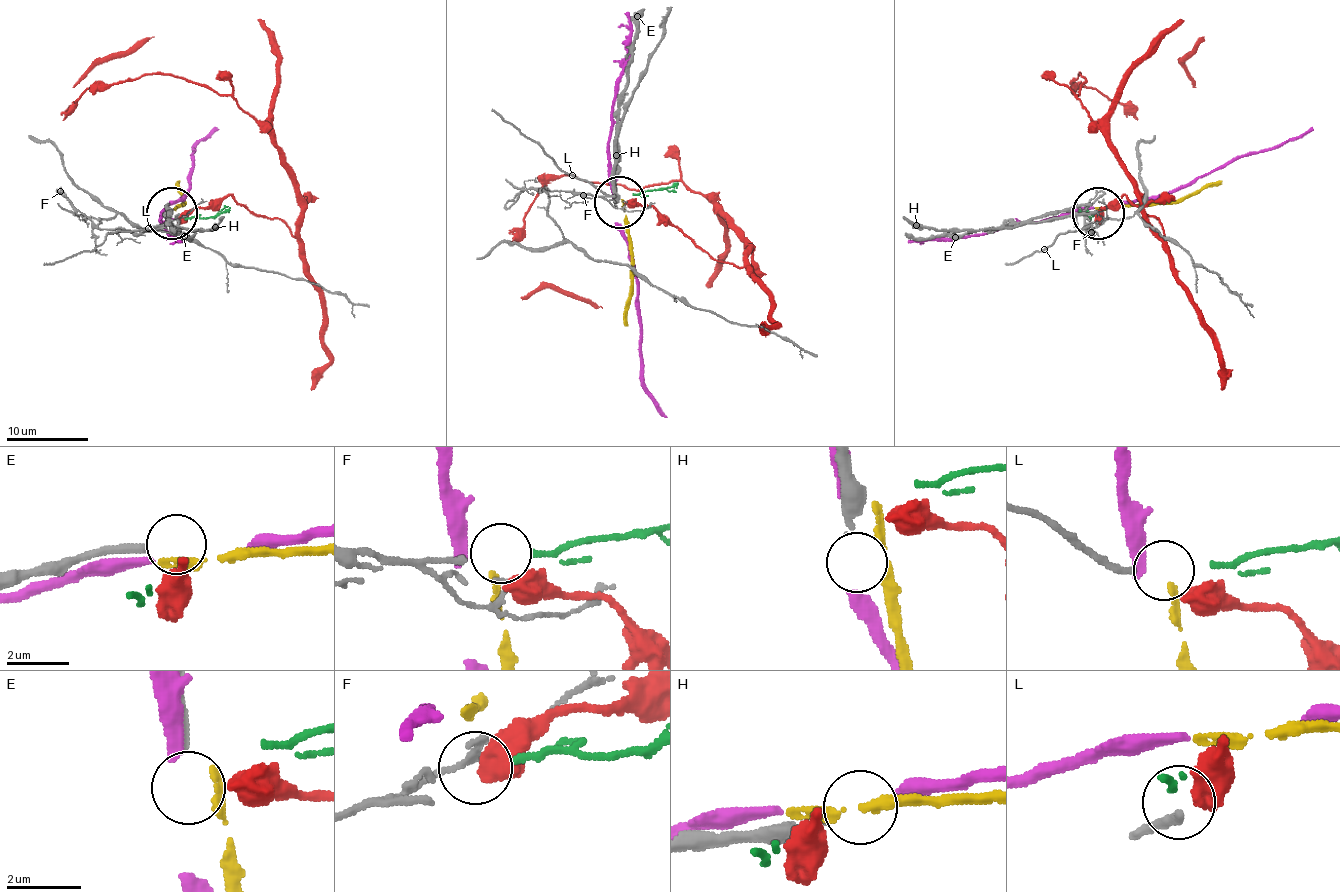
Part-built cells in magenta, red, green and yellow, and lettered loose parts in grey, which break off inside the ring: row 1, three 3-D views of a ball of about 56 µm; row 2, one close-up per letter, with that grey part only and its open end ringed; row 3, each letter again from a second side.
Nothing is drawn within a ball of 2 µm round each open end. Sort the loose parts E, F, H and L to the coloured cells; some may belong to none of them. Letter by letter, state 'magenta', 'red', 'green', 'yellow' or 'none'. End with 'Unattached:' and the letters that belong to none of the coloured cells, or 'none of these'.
E: none
F: green
H: none
L: red
Unattached: E, H

